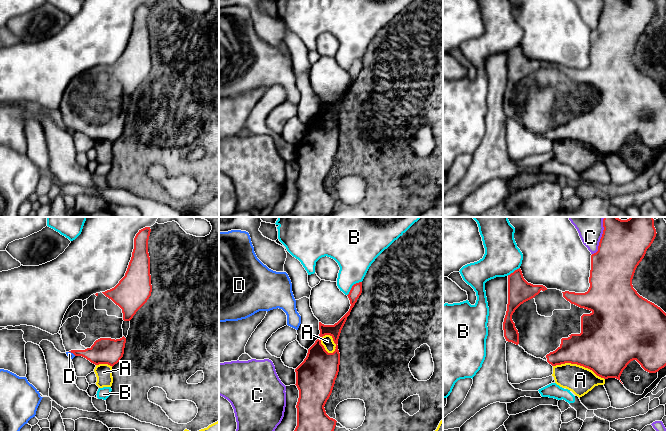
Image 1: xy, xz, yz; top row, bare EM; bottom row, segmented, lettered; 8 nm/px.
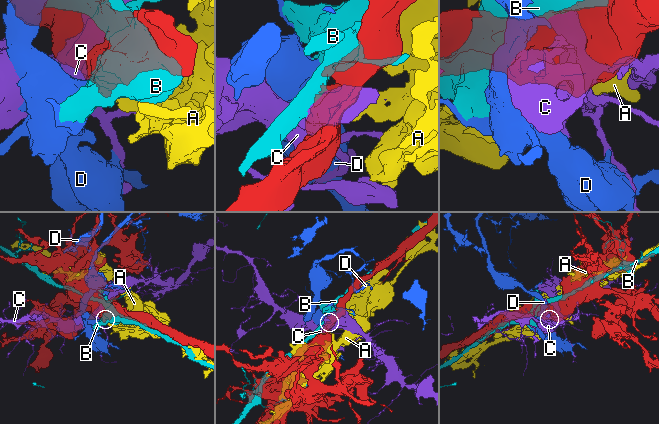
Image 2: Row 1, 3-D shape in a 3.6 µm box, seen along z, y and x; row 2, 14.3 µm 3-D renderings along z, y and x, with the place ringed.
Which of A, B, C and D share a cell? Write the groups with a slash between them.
A / B / C / D

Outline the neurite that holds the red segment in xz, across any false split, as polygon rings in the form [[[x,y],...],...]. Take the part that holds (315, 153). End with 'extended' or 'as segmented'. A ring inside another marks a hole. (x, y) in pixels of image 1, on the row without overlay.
[[[362,58],[354,60],[347,71],[351,80],[349,87],[334,101],[319,98],[318,115],[308,125],[304,137],[295,145],[295,161],[299,166],[299,174],[296,181],[297,202],[291,211],[294,217],[329,217],[332,213],[337,197],[326,190],[324,182],[332,169],[339,148],[338,115],[361,69]],[[325,111],[330,111],[336,120],[333,129],[328,129],[321,120],[321,114]]] | as segmented

